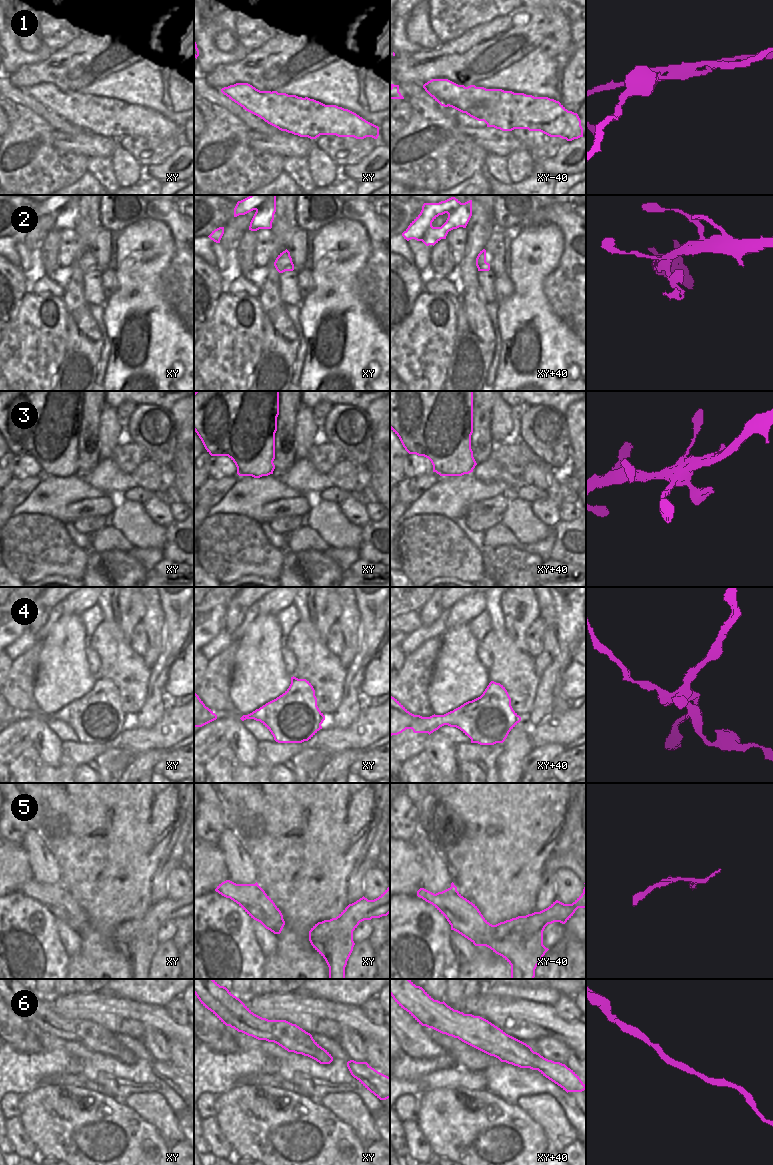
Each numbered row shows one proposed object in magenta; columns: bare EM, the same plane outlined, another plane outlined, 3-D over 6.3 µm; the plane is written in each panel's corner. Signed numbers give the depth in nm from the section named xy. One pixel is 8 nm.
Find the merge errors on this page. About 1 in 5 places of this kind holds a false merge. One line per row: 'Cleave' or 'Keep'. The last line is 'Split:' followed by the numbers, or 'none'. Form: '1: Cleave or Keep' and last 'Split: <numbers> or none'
1: Cleave
2: Keep
3: Keep
4: Cleave
5: Keep
6: Keep
Split: 1, 4.

